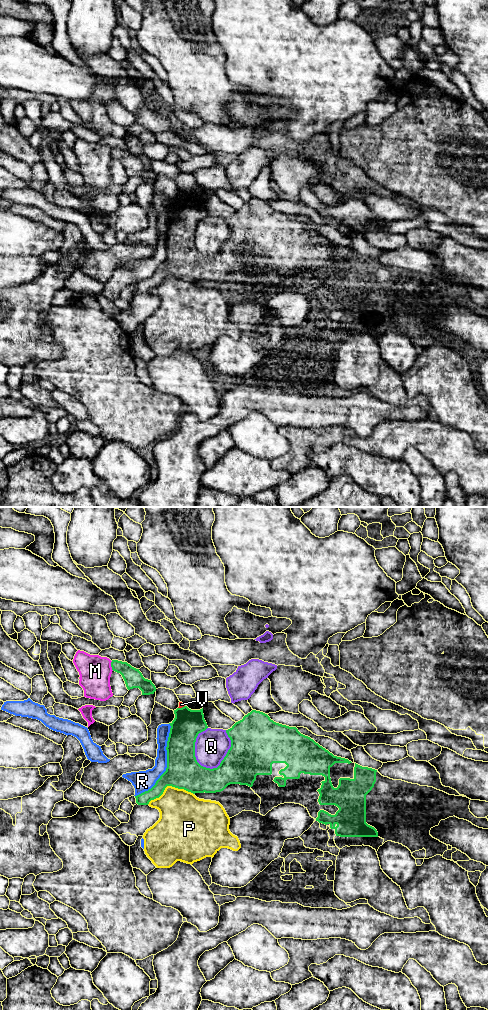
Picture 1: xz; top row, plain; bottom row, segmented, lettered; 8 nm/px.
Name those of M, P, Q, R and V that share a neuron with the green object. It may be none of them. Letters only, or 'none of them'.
none of them

